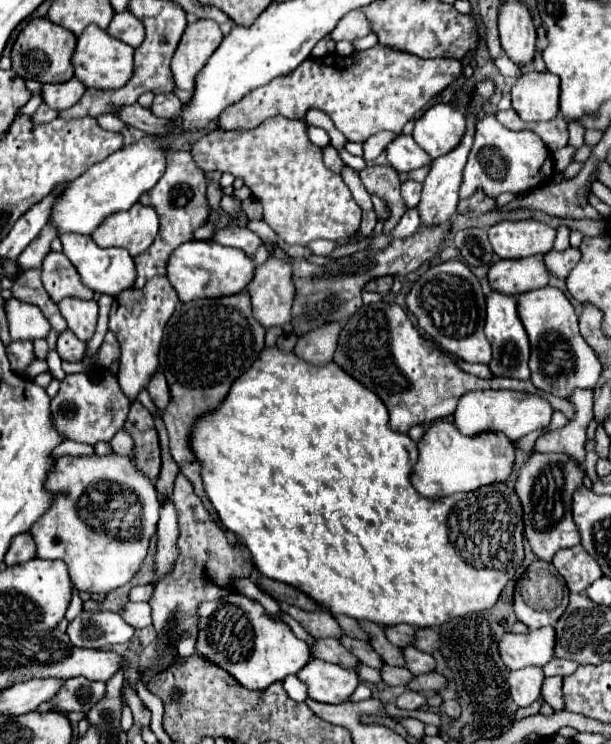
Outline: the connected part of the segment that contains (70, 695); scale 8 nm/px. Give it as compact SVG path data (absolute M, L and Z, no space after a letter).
M76 676L62 684L62 690L54 694L50 704L60 712L88 712L106 692L104 682L92 682L88 678Z

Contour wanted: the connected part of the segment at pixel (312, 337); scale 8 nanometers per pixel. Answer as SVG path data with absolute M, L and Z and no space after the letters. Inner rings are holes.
M330 322L318 330L310 330L300 336L294 352L310 364L326 364L334 358L338 346L338 334L342 330L340 322Z

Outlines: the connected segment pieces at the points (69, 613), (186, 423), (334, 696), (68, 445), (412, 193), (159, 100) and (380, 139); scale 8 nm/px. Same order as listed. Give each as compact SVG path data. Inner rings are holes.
M72 588L72 600L70 600L70 606L68 606L68 610L66 610L66 620L76 618L80 612L82 612L82 600L80 600L80 596L78 596L78 590Z
M246 292L216 300L194 300L180 304L164 330L164 342L160 348L160 366L168 380L170 402L162 412L162 420L168 428L170 452L176 464L180 466L180 472L194 484L196 494L202 498L204 506L212 512L214 520L218 518L204 494L200 464L196 462L190 450L188 436L196 418L214 410L222 402L222 398L226 398L234 378L244 374L260 356L264 348L264 334L266 334L264 326L256 322L252 316L250 296Z
M310 660L296 676L308 686L312 700L326 704L346 702L358 686L356 670L324 660Z
M64 440L62 444L58 444L58 448L54 448L50 452L50 458L60 458L60 456L90 456L94 454L92 446L90 444L78 444L78 442L72 442L72 440Z
M412 180L404 182L402 186L402 198L406 198L406 206L408 208L414 208L416 204L419 204L422 191L422 183L416 183Z
M170 92L170 94L158 94L158 96L154 96L150 112L154 116L158 116L158 118L172 118L172 116L176 116L180 112L180 108L182 108L182 102L178 100L176 94Z
M382 132L382 134L374 134L374 136L370 136L366 142L364 142L364 160L368 162L372 162L372 160L376 160L382 152L384 152L384 146L386 146L386 142L390 142L390 138L394 138L396 134L392 134L392 132Z

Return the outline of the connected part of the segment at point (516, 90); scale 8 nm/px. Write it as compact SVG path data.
M524 72L512 86L512 108L526 122L558 116L560 78L552 72Z

